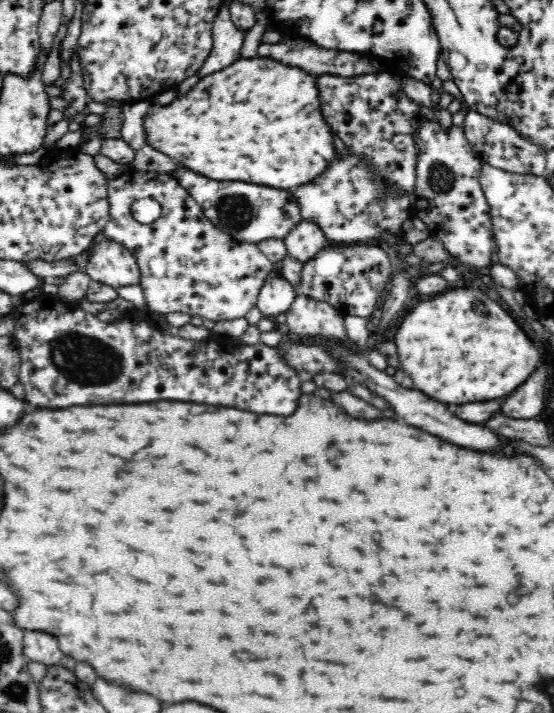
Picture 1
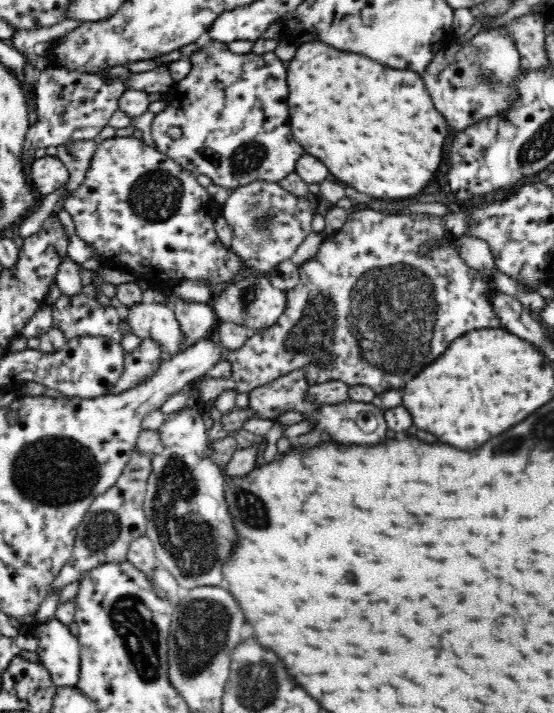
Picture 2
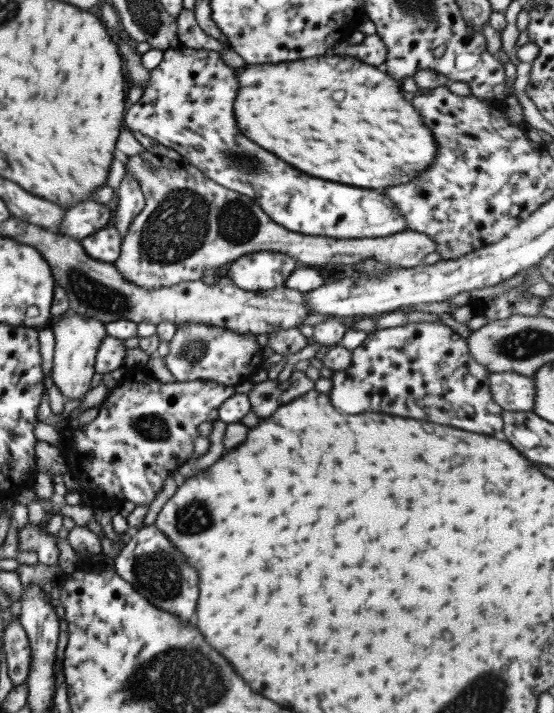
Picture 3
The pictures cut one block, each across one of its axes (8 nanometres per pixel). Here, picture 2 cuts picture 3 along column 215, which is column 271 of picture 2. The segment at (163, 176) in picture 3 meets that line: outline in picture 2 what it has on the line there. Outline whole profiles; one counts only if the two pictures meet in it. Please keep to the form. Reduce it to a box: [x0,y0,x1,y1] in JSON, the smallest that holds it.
[222,180,315,275]

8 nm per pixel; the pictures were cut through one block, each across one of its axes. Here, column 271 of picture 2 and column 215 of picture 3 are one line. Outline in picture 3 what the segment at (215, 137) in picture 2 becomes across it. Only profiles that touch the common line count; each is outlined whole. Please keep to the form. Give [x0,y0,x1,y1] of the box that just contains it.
[124,45,409,239]

